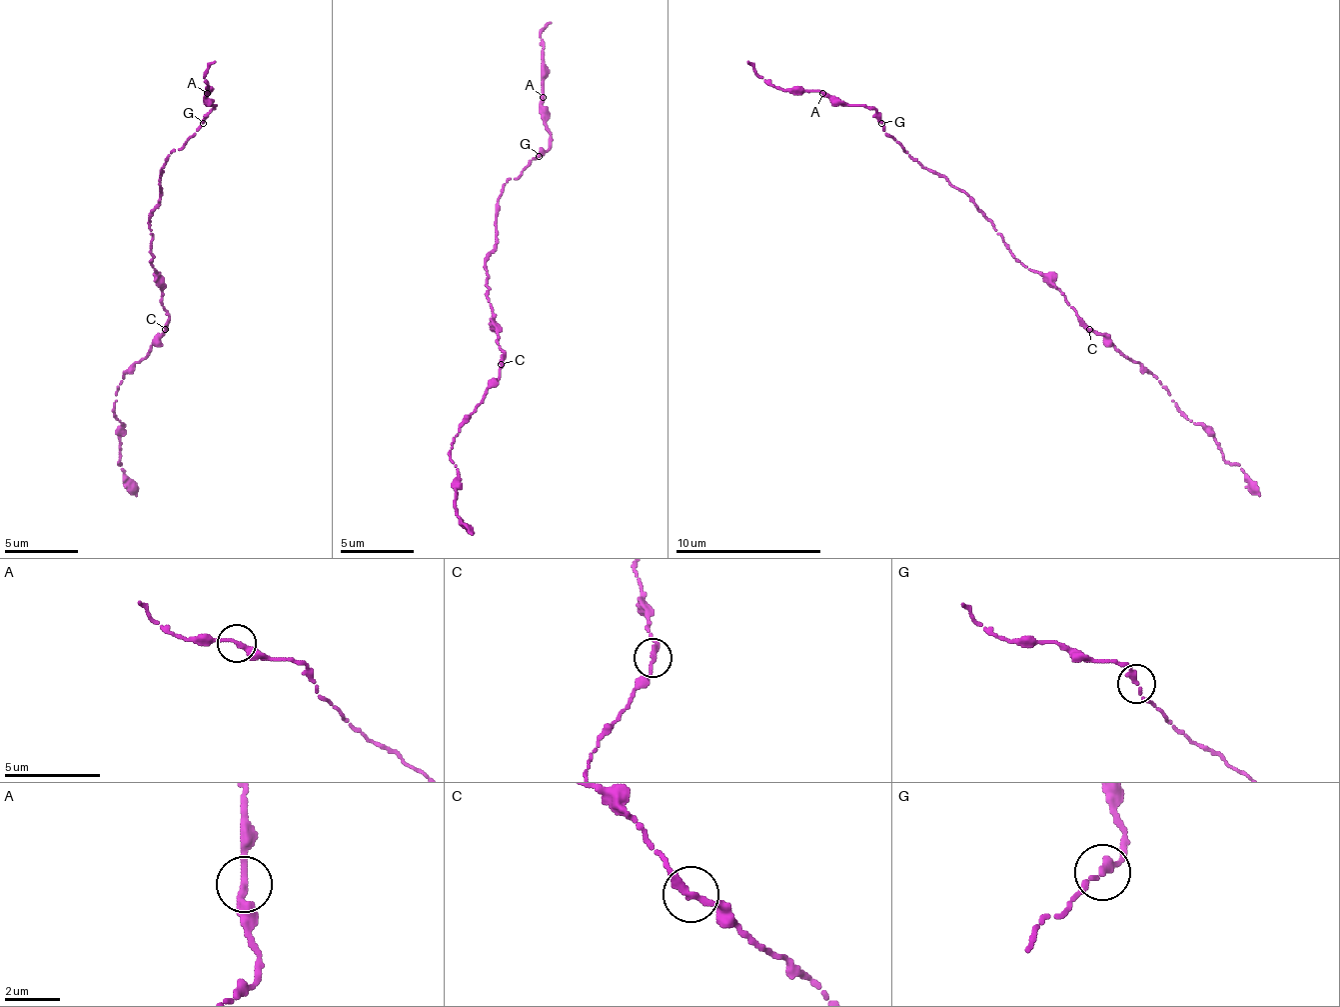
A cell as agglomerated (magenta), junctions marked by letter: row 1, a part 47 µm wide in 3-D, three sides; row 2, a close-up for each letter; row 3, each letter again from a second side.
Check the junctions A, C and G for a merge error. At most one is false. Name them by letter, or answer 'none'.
none

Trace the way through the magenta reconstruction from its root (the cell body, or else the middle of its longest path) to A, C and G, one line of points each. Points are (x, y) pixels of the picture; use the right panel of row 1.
A: (1016, 258), (976, 203), (921, 167), (884, 130), (881, 115), (873, 108), (833, 104), (822, 93)
C: (1016, 258), (1024, 266), (1042, 273), (1090, 328)
G: (1016, 258), (976, 203), (965, 192), (921, 167), (881, 123)

